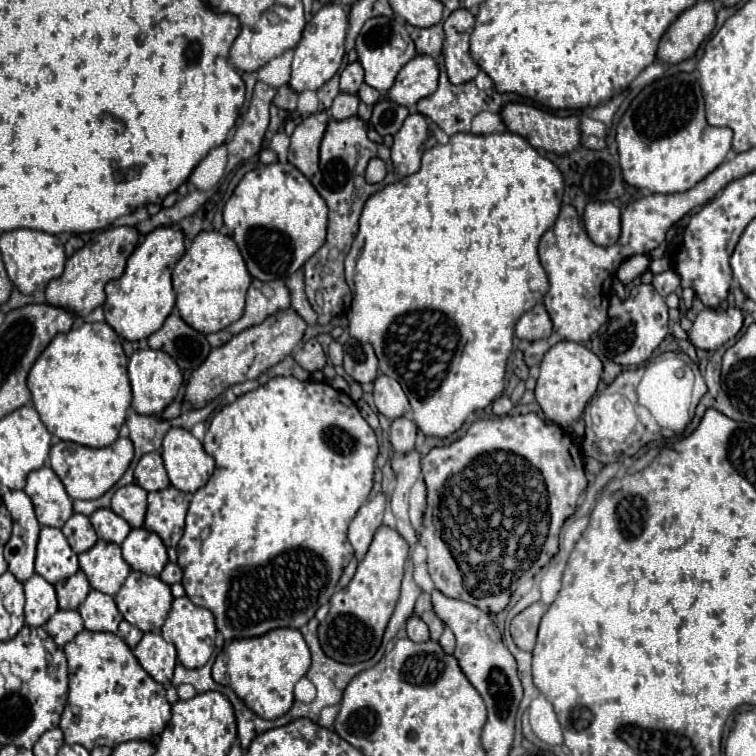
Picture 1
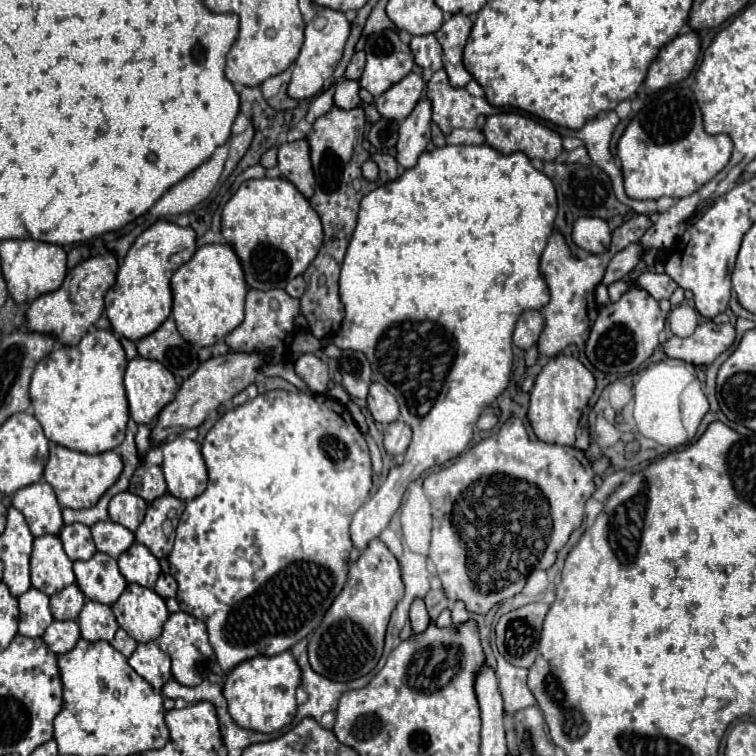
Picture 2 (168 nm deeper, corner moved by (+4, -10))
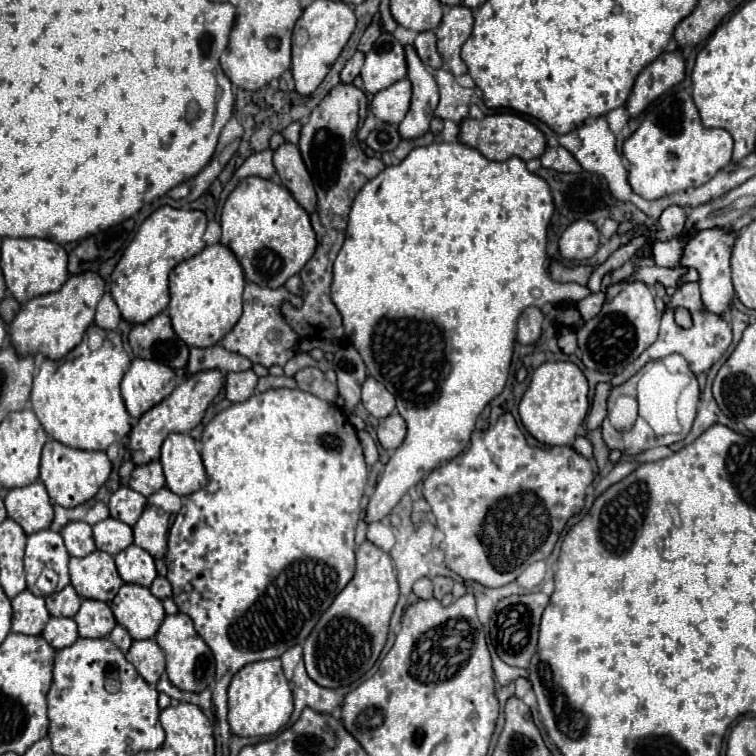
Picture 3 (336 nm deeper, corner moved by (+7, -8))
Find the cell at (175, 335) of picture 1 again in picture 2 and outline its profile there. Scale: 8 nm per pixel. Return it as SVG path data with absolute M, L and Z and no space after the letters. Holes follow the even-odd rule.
M173 318L165 320L155 332L137 342L137 352L167 366L175 376L189 378L197 366L197 348L181 338Z

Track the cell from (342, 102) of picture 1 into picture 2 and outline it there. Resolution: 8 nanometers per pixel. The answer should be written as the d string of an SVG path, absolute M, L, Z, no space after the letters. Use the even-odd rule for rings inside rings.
M341 80L335 88L335 106L343 110L351 110L361 104L359 98L359 82L357 80Z

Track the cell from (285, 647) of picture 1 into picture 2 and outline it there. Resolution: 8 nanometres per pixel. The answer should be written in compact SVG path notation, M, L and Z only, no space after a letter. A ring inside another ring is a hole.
M287 650L273 658L255 656L235 666L225 678L223 696L227 698L229 714L237 726L269 734L278 732L283 726L293 722L297 710L295 690L299 682L301 682L301 670L291 652Z

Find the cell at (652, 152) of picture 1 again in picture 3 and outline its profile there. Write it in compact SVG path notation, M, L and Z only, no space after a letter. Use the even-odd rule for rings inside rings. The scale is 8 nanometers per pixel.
M676 90L662 94L646 108L644 122L624 142L622 154L630 162L628 184L632 190L646 200L656 200L694 190L714 178L732 158L732 136L722 128L704 128L692 96L686 90Z

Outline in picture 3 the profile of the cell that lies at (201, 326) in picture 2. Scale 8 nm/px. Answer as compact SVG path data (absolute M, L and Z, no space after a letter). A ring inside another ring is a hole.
M222 244L206 246L200 254L180 262L170 272L170 302L168 314L172 328L188 346L214 346L218 344L242 316L242 290L244 270L230 248Z

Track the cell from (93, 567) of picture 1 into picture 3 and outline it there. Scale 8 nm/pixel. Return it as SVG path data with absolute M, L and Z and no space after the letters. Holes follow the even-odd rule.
M100 550L84 558L70 558L70 578L82 598L102 602L110 602L124 584L114 566L114 558Z

